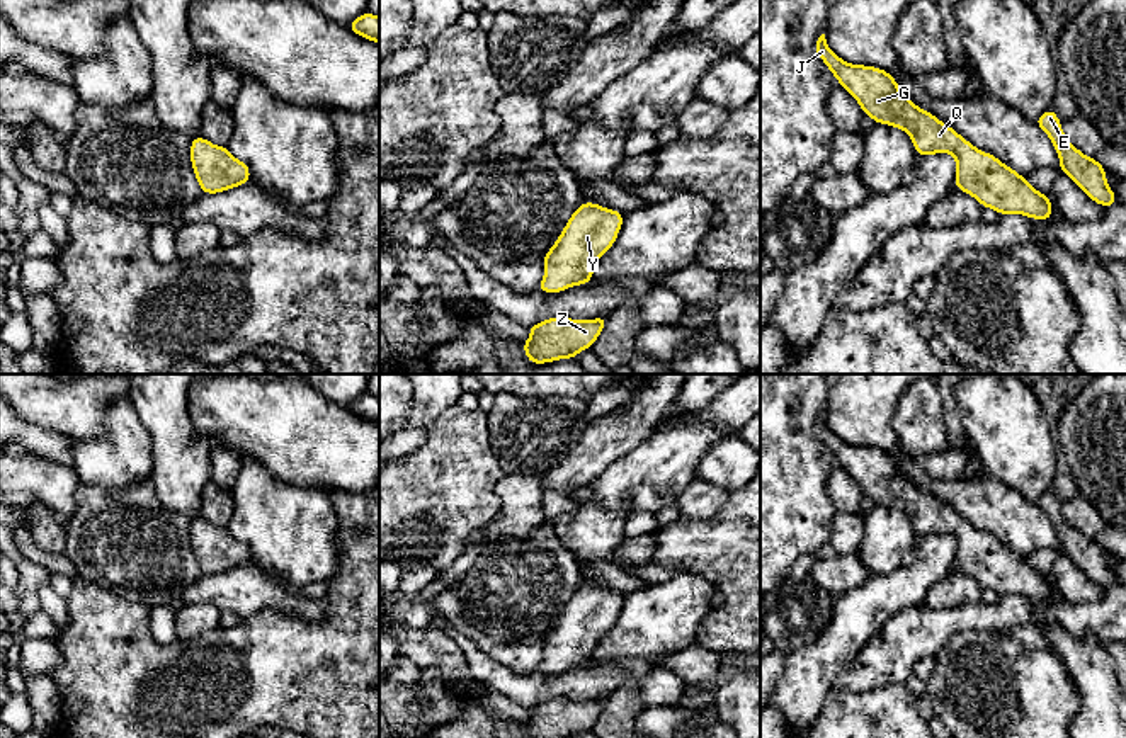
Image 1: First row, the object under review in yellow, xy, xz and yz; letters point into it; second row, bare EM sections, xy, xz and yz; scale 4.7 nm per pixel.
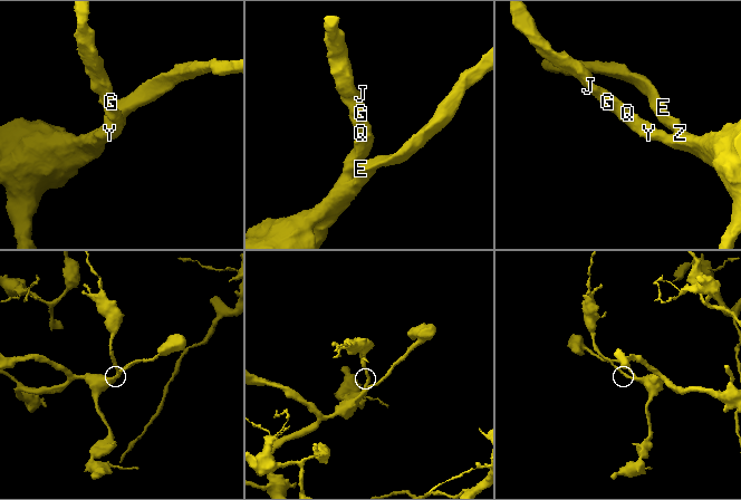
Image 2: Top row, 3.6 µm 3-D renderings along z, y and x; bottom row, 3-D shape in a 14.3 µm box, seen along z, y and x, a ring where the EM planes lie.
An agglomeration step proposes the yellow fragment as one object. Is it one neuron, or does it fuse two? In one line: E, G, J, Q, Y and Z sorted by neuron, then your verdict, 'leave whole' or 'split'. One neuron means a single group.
E G J Q Y Z | leave whole

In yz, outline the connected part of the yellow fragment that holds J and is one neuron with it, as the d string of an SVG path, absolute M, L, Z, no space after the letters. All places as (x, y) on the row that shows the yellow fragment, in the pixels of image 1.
M825 34L816 41L816 54L876 124L903 129L918 156L951 153L956 158L954 187L973 196L997 214L1024 214L1051 221L1053 201L1036 190L997 156L975 148L951 126L915 105L898 87L891 73L866 65L849 65L827 44Z

